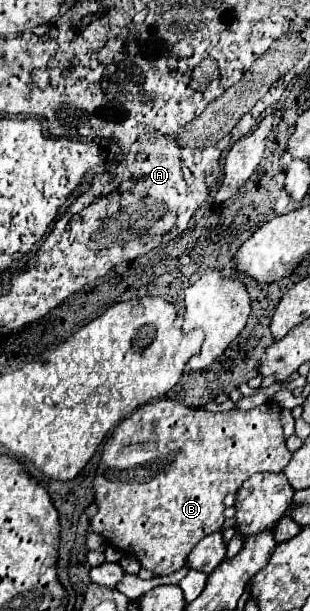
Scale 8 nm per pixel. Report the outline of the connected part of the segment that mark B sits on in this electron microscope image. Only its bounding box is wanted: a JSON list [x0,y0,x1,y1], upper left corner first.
[91,400,293,576]

